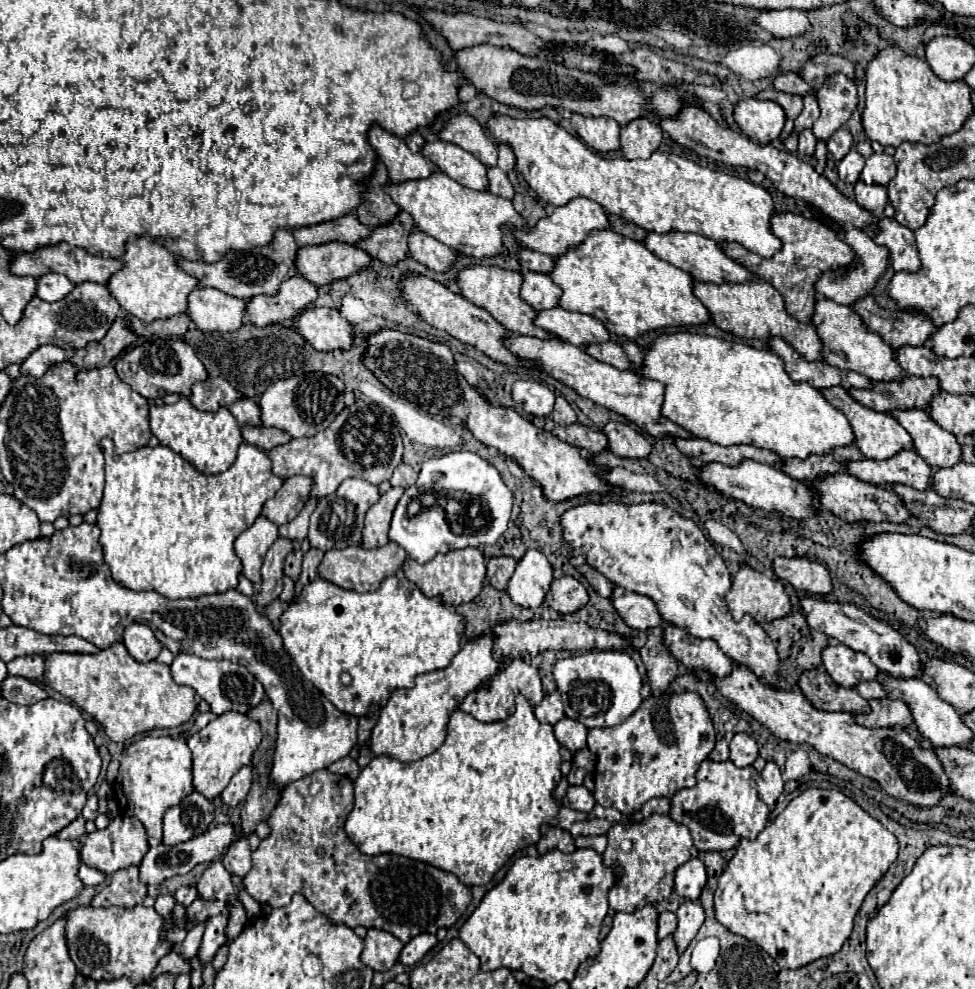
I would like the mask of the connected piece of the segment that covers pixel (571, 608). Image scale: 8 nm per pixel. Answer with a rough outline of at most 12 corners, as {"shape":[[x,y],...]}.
{"shape":[[576,578],[552,582],[546,602],[556,614],[586,606],[586,588]]}

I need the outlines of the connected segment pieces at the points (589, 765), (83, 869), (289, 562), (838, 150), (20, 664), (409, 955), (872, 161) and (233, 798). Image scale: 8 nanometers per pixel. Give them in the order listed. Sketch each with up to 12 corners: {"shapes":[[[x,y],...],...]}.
{"shapes":[[[588,748],[578,750],[568,774],[570,784],[582,784],[592,772],[594,756]],[[82,864],[78,878],[84,886],[96,886],[106,876]],[[292,550],[284,574],[296,582],[302,572],[302,550]],[[840,128],[826,142],[828,156],[840,160],[854,146],[848,128]],[[20,656],[6,664],[10,676],[42,680],[44,658]],[[428,932],[404,944],[400,962],[414,966],[436,946],[436,936]],[[872,154],[860,174],[866,184],[886,186],[896,176],[890,154]],[[244,768],[220,794],[222,804],[238,806],[244,802],[252,768]]]}

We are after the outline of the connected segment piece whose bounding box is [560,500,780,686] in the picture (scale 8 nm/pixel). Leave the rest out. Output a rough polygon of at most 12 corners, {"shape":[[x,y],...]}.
{"shape":[[586,500],[564,540],[666,622],[780,686],[774,644],[732,620],[730,572],[656,502]]}

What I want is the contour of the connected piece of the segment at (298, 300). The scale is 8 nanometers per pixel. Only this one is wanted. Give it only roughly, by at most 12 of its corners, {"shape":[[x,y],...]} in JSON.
{"shape":[[300,274],[276,296],[252,296],[246,316],[256,326],[290,324],[318,290]]}

